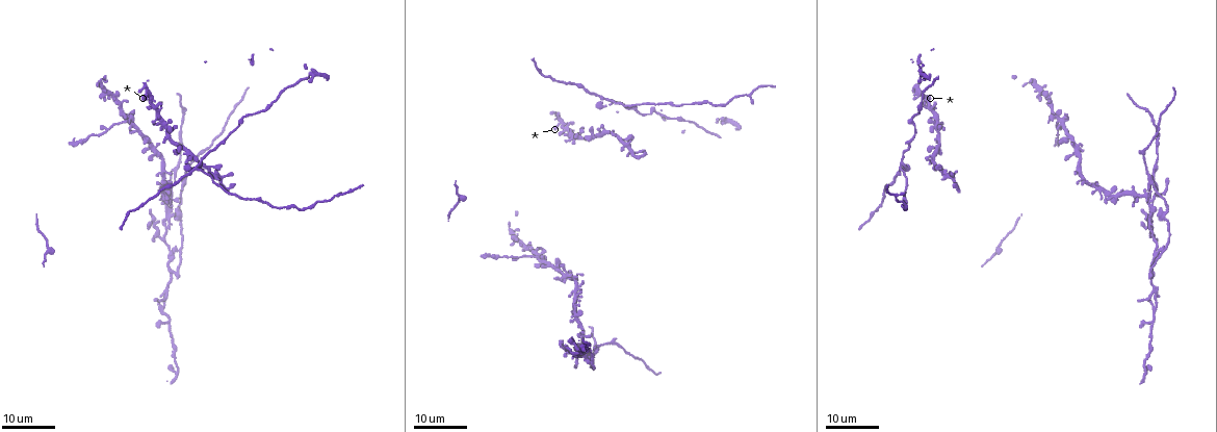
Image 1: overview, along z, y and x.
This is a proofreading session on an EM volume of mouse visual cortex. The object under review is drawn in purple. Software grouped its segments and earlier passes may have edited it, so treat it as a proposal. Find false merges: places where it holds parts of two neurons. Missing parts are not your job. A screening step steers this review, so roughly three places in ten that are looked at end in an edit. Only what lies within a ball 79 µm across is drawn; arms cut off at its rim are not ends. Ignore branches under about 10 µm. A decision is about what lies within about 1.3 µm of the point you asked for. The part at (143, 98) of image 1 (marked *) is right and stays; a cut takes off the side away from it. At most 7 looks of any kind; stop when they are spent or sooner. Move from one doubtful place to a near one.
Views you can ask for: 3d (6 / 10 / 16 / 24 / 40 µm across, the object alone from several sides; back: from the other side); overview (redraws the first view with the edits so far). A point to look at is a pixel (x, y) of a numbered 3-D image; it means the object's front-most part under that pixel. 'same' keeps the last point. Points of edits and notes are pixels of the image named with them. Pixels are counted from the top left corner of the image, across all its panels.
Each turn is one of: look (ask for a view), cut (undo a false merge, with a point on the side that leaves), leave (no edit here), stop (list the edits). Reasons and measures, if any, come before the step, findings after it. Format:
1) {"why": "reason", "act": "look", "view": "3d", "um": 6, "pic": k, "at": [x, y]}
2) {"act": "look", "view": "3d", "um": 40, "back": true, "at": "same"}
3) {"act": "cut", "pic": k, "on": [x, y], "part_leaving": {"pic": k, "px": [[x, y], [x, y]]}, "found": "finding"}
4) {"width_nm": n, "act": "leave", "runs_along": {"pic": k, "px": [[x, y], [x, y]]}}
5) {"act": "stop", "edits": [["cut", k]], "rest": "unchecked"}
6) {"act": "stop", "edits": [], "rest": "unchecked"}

{"why": "thick turns thin", "act": "look", "view": "3d", "um": 16, "pic": 1, "at": [656, 113]}

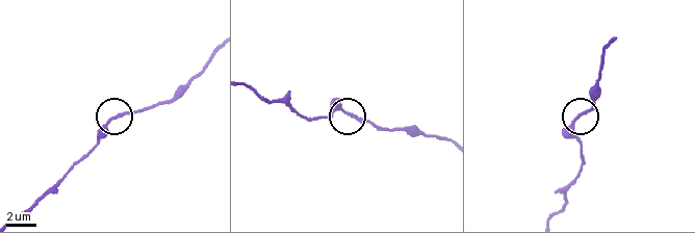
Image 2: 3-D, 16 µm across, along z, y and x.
{"act": "look", "view": "3d", "um": 6, "pic": 2, "at": [348, 115]}

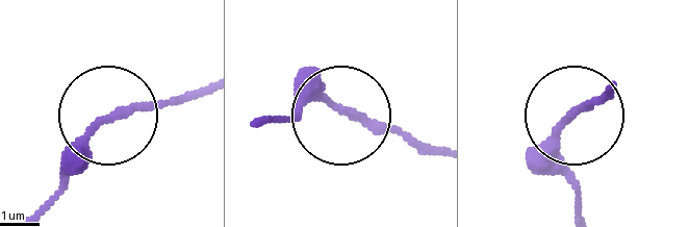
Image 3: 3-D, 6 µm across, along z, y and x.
{"act": "leave", "found": "continuous, no second neuron"}

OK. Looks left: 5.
{"why": "calibre changes", "act": "look", "view": "3d", "um": 24, "pic": 1, "at": [919, 105]}

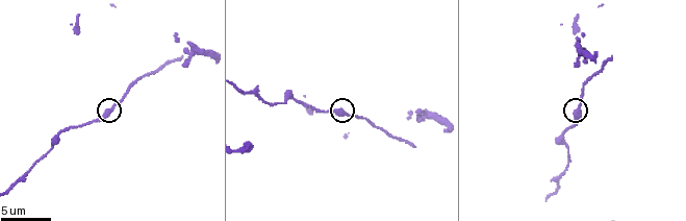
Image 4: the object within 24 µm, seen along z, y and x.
{"act": "look", "view": "3d", "um": 6, "pic": 4, "at": [579, 107]}

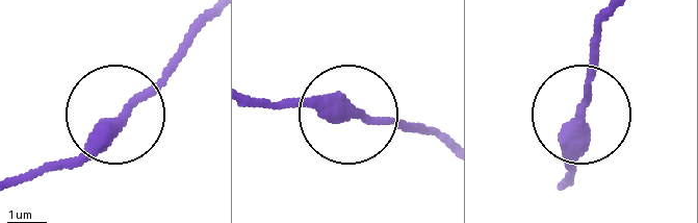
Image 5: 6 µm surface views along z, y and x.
{"act": "leave", "runs_along": {"pic": 5, "px": [[251, 98], [320, 98], [360, 118], [437, 128]]}, "found": "one neuron here"}

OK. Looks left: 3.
{"why": "thin arm on a thick one", "act": "look", "view": "3d", "um": 24, "pic": 1, "at": [540, 259]}

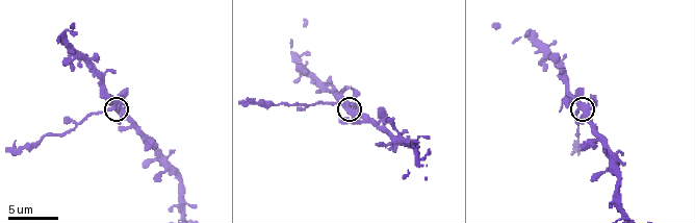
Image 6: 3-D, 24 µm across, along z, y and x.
{"act": "look", "view": "3d", "um": 6, "pic": 6, "at": [346, 109]}

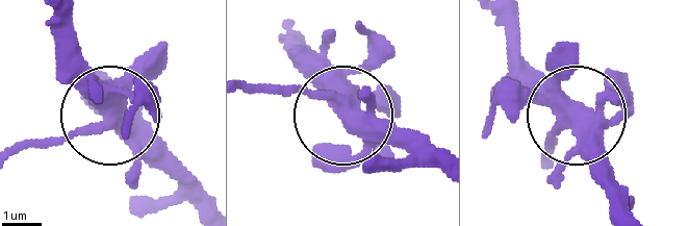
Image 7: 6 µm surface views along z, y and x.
{"width_nm": 410, "act": "cut", "pic": 7, "on": [41, 148], "part_leaving": {"pic": 7, "px": [[95, 125], [19, 145]]}, "found": "two neurons meet here"}

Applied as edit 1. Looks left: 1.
{"act": "stop", "edits": [["cut", 7]], "rest": "unchecked"}

